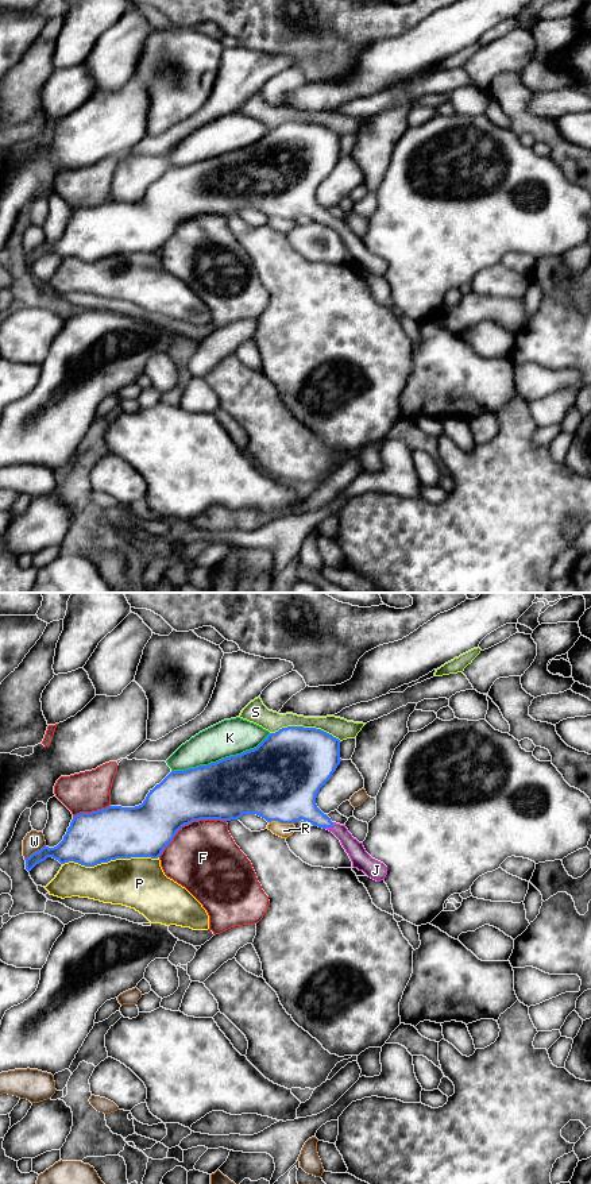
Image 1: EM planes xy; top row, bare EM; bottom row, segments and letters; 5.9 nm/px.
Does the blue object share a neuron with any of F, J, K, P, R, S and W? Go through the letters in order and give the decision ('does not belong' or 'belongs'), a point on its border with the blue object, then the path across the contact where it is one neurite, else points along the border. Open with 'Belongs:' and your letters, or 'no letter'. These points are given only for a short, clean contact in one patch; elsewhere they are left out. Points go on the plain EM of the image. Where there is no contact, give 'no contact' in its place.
Belongs: J
F: does not belong; meets blue in xy at (189, 218)
J: belongs; meets blue in xy at (329, 222); runs through xy (297, 195), (329, 222), (355, 245)
K: does not belong; meets blue in xy at (221, 154)
P: does not belong; meets blue in xy at (109, 255)
R: does not belong; meets blue in xy at (281, 218)
S: does not belong; meets blue in xy at (305, 123)
W: does not belong; meets blue in xy at (35, 247)

